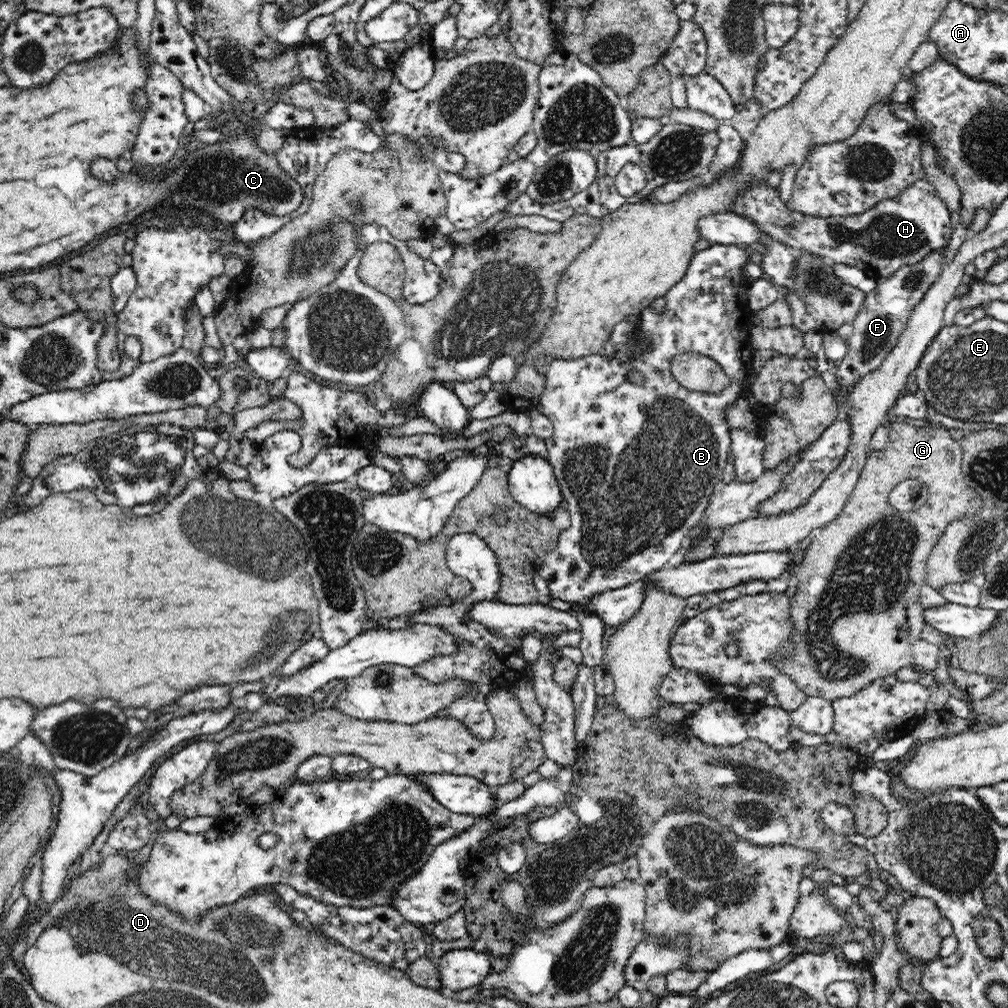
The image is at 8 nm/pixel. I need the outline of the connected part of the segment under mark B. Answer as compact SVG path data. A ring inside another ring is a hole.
M711 244L704 250L696 251L682 280L680 280L678 284L670 287L670 290L667 290L667 294L665 295L666 310L664 310L662 314L657 314L657 312L651 310L650 307L647 307L641 312L642 326L640 326L638 333L640 333L642 339L648 339L650 343L654 343L654 346L652 349L646 349L645 353L642 353L642 358L638 358L636 362L630 362L629 365L625 364L625 362L620 362L616 352L612 354L610 360L607 360L605 356L602 356L601 352L598 352L591 356L578 359L554 359L552 354L538 354L539 356L536 358L534 364L532 364L532 366L535 366L536 373L544 378L545 384L544 391L540 395L539 400L540 413L547 416L553 424L553 434L551 438L546 439L546 449L548 450L546 459L552 465L553 473L557 478L557 483L563 494L564 507L568 509L571 520L571 525L568 530L557 533L557 542L542 561L537 573L543 580L546 580L552 597L558 598L558 600L564 600L564 602L578 604L579 606L579 612L576 616L578 616L581 624L580 631L582 633L582 640L578 648L582 651L583 659L581 664L577 666L577 675L575 676L575 681L570 690L572 701L574 701L574 707L576 707L574 715L576 715L576 744L578 744L578 746L582 746L583 740L590 732L596 707L600 703L596 695L596 688L594 687L594 668L602 664L605 653L605 650L602 649L602 638L604 638L602 635L606 628L608 628L606 624L601 621L601 618L597 618L597 615L589 610L588 602L592 601L598 593L629 586L632 582L646 579L650 573L662 569L662 566L664 566L664 564L670 560L670 557L674 556L676 550L680 548L682 538L690 535L690 532L703 520L705 510L710 504L717 484L722 481L723 470L731 456L731 429L726 424L725 410L735 400L738 400L740 397L748 396L749 388L747 388L747 383L751 376L753 366L754 348L750 343L750 326L754 316L749 309L747 294L751 281L748 279L748 276L744 274L744 270L742 269L744 264L748 264L752 252L755 252L755 250L748 246L725 244ZM688 352L697 352L698 354L704 354L710 359L714 359L714 361L724 369L726 377L730 379L731 383L729 386L718 394L690 391L682 387L682 385L674 379L674 376L672 376L670 366L674 356L677 354L686 354ZM630 372L640 372L643 375L640 383L634 384L632 380L629 380Z

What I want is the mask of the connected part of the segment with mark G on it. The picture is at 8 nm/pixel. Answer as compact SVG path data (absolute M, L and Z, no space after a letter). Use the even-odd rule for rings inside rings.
M891 420L888 424L889 436L888 446L882 451L868 452L865 463L860 471L858 482L854 485L842 512L832 522L822 528L818 528L813 533L813 539L805 550L798 550L798 564L793 571L798 577L798 587L795 597L790 600L790 622L794 625L794 632L790 634L790 641L794 645L794 654L776 654L774 658L766 658L772 661L774 668L778 672L784 673L784 677L790 677L794 684L798 686L807 696L822 697L832 702L833 700L849 697L856 694L861 688L869 685L872 681L885 676L892 676L897 670L913 664L912 648L914 642L920 639L920 632L924 628L924 618L922 604L920 604L920 586L926 582L927 560L933 552L934 545L941 540L942 533L945 532L949 522L956 521L962 517L976 517L977 512L985 505L983 498L965 483L965 478L961 469L963 448L960 442L953 440L948 433L948 429L941 426L934 426L929 423L912 423L907 420ZM918 479L927 486L929 499L916 510L900 511L889 505L889 494L895 486L905 480Z

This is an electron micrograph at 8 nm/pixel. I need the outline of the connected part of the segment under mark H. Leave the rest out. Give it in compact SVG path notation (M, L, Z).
M759 179L758 182L746 182L746 190L739 191L734 202L726 208L726 212L736 213L754 221L763 233L786 244L794 252L810 252L834 263L858 267L866 273L868 278L876 280L892 276L903 266L916 264L926 255L946 247L953 231L953 228L950 227L950 212L948 212L946 203L942 201L934 186L926 179L916 180L896 198L884 198L882 202L878 202L876 206L863 211L862 214L827 219L792 210L789 204L784 204L780 199L778 189L768 185L767 179Z

